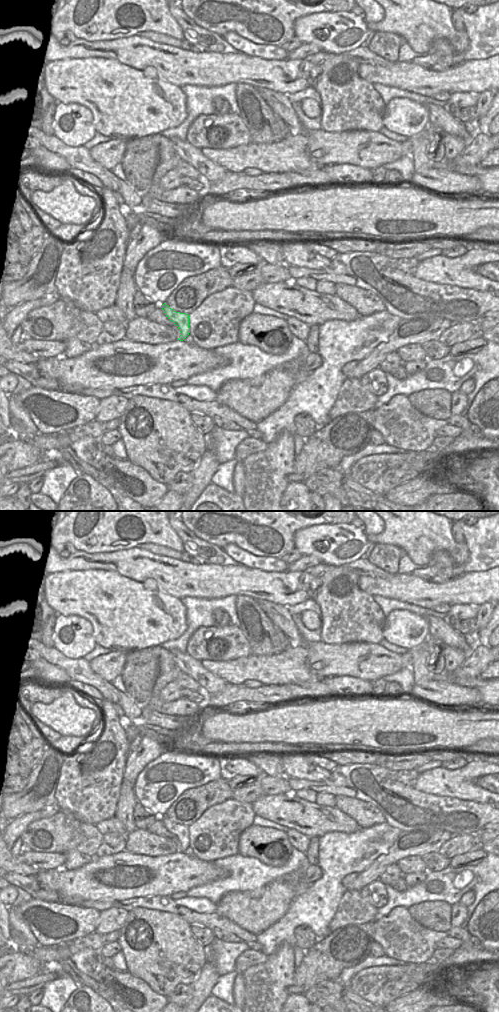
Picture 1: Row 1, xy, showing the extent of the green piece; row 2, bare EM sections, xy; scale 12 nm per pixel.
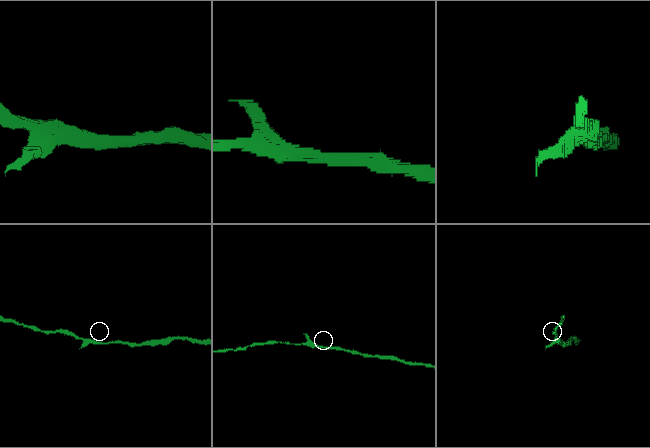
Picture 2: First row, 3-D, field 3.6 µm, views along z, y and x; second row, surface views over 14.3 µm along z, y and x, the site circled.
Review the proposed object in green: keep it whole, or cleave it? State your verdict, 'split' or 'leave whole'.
leave whole

